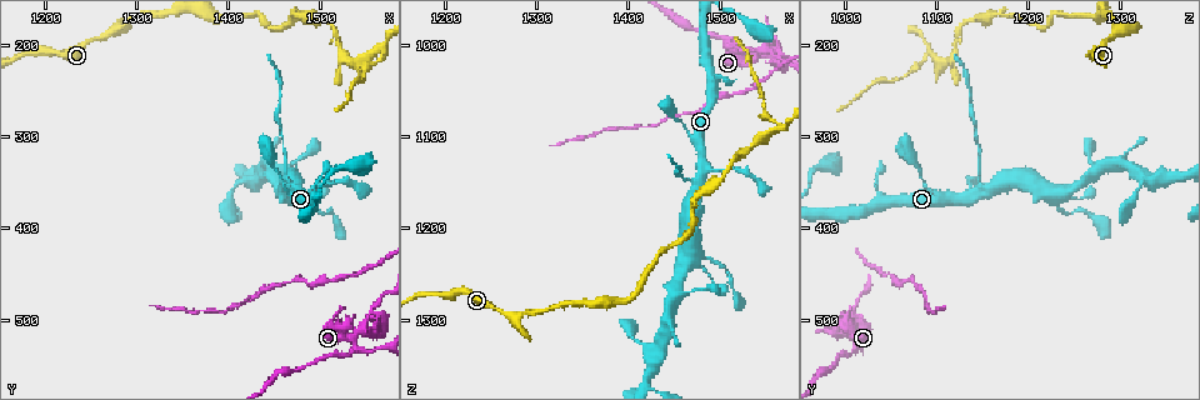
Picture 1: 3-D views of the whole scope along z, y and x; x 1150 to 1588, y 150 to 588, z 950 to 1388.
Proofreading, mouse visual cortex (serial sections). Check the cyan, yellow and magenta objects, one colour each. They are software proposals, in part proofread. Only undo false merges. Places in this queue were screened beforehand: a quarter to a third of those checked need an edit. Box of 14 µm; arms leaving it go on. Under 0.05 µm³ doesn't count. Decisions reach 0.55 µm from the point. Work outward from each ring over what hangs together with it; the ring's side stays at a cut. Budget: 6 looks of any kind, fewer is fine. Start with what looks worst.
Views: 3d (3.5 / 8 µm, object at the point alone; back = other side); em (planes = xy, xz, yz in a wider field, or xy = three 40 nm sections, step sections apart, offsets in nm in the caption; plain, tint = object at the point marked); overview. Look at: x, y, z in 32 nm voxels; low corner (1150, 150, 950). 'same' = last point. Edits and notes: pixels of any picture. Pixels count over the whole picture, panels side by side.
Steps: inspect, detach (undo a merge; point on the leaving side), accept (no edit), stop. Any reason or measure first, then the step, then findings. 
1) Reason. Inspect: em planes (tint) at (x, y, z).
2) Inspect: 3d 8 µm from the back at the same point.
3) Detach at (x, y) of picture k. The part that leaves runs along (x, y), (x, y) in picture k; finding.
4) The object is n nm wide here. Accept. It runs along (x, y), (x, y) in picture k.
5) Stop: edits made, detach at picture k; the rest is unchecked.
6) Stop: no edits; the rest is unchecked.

Abrupt turn. Inspect: 3d 8 µm from the back at (1545, 535, 1015).

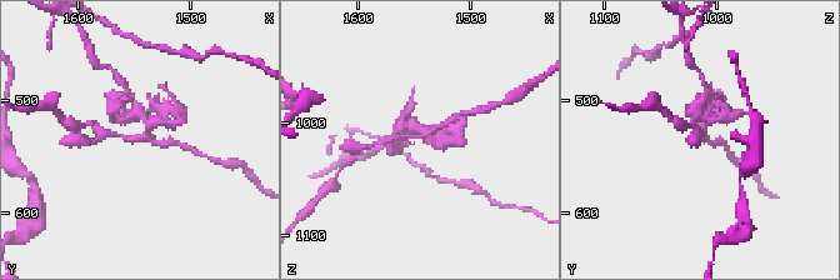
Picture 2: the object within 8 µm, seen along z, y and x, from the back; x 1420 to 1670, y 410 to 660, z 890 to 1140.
Inspect: 3d 3.5 µm at (1544, 534, 1012).

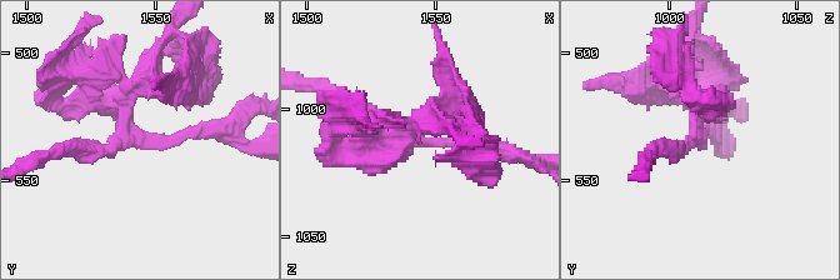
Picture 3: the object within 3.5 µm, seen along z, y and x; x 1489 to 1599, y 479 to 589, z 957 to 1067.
4 arms meet here; the arms are 150, 200, 200, 200 nm wide. Inspect: em xy step 2 (tint) at (1545, 535, 1013).

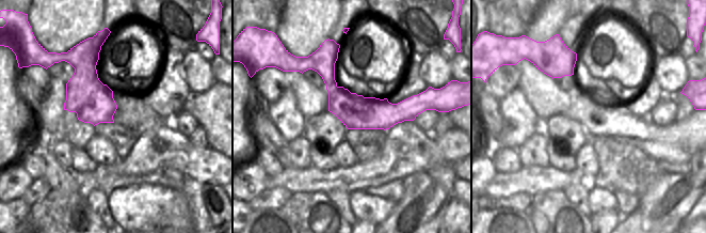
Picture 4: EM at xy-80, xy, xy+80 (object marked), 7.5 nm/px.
Accept. It runs along (301, 68), (317, 65), (355, 110), (422, 108) in picture 4; one cell here.

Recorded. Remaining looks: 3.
A narrow waist. Inspect: 3d 3.5 µm at (1465, 340, 1150).

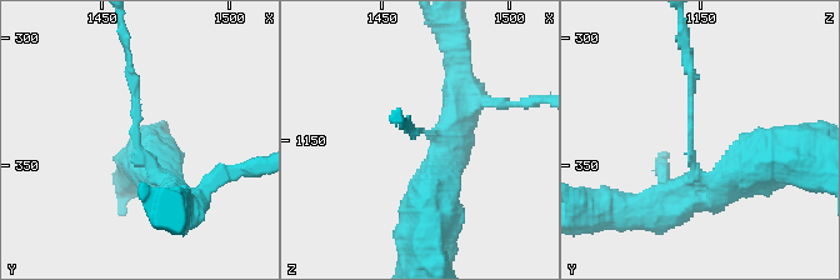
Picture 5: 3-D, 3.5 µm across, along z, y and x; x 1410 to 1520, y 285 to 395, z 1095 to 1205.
Now the EM. Inspect: em planes (plain) at (1465, 340, 1146).

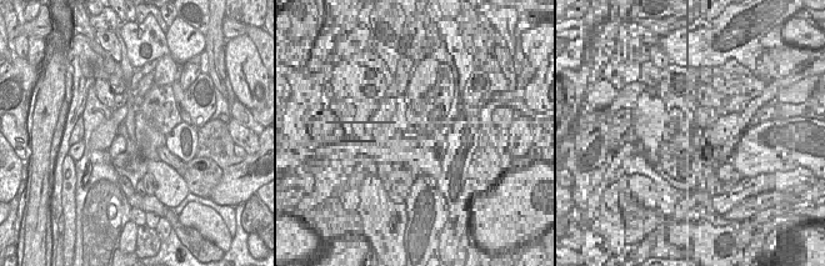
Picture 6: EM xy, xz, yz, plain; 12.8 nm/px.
Where the object lies. Inspect: em planes (tint) at the same point.

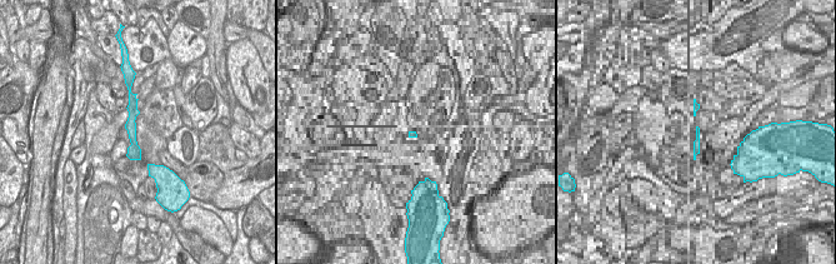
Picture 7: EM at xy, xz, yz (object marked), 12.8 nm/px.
Detach at (135, 109) of picture 5. The part that leaves runs along (145, 161), (126, 39) in picture 5; a second cell is stuck on.

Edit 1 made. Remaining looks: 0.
Stop: edits made, detach at picture 5; the rest is unchecked.

